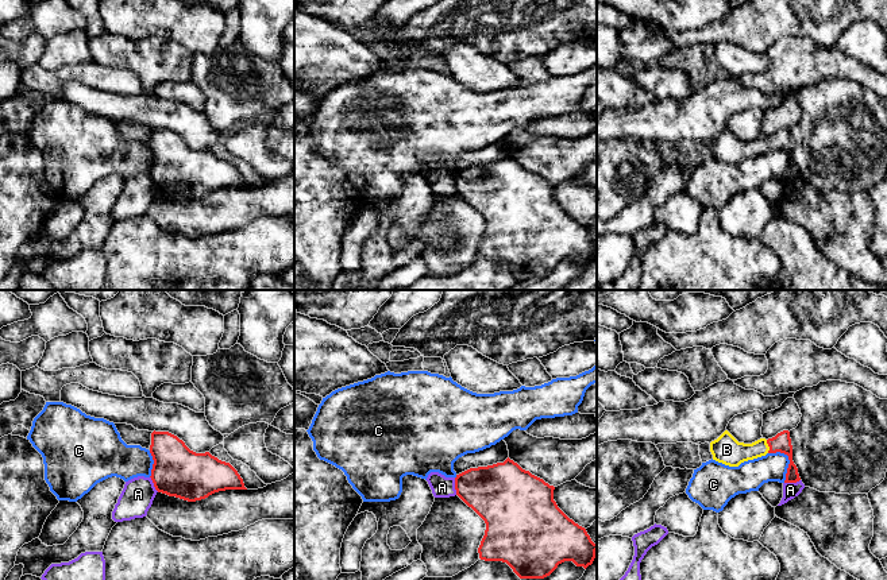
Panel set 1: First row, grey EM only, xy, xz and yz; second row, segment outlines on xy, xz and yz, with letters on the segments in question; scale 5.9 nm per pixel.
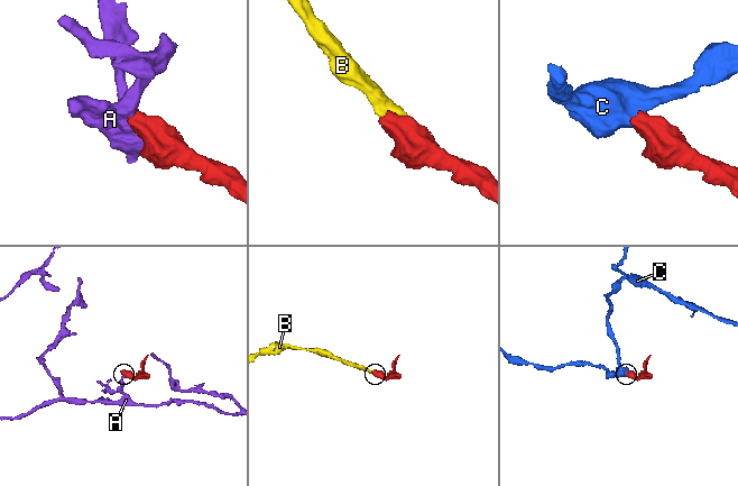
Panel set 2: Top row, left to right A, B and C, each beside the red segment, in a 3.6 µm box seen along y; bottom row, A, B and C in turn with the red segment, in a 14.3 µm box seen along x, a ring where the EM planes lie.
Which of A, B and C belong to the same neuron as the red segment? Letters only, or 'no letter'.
B

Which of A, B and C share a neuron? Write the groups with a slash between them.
A / B / C

